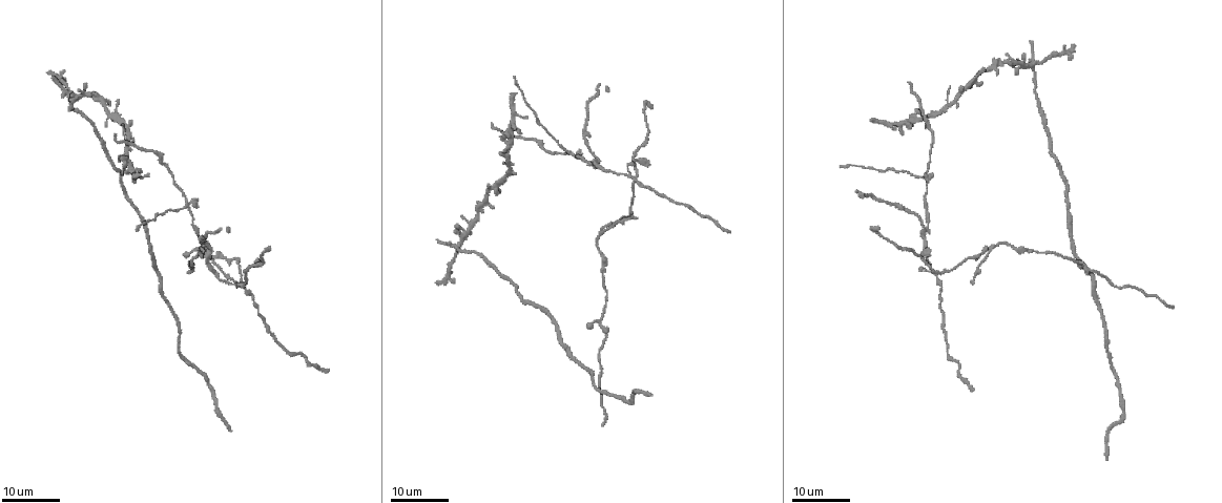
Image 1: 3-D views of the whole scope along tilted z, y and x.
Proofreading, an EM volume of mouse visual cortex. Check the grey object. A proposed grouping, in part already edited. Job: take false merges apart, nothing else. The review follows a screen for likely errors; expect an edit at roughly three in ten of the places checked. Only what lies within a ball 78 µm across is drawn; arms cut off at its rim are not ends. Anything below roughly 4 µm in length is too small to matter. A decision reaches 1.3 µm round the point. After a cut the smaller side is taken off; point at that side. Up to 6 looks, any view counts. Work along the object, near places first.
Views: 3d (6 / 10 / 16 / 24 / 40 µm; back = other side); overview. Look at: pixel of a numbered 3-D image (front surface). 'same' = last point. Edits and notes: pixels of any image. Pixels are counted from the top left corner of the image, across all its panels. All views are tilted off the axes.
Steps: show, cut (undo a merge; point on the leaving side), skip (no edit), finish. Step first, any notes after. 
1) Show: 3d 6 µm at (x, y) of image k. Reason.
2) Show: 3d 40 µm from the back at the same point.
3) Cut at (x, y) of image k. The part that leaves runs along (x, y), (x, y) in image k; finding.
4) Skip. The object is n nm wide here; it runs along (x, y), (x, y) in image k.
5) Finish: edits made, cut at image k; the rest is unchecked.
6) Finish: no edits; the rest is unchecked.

Show: 3d 24 µm at (634, 180) of image 1. Four-way junction.

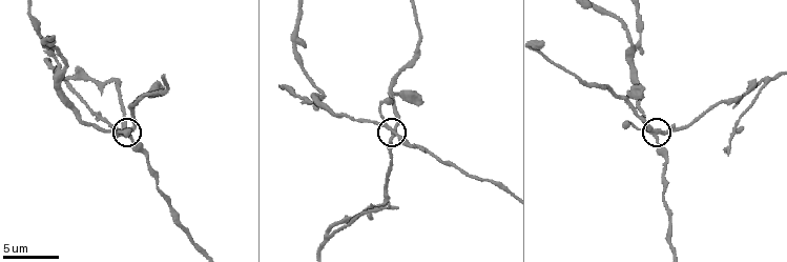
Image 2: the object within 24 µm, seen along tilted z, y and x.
Show: 3d 6 µm at (659, 131) of image 2.

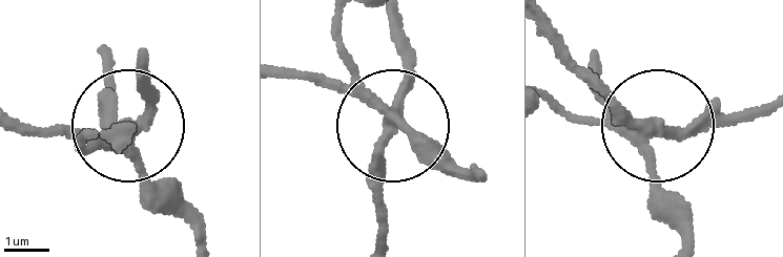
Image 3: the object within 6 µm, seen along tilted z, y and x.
Cut at (109, 116) of image 3. The part that leaves runs along (652, 138), (771, 108) in image 3; a second neuron is stuck on.

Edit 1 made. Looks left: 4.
Show: 3d 10 µm at (60, 73) of image 2. Looks like a crossing.

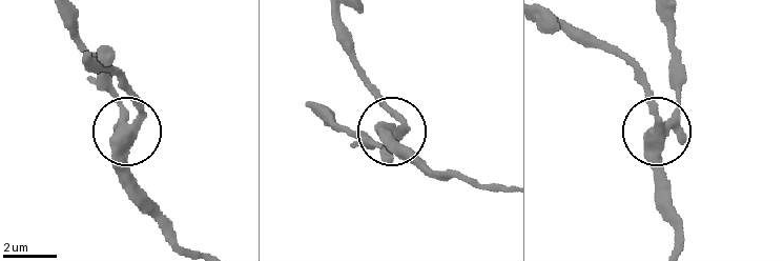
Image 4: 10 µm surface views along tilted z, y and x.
Skip. Continuous, no second neuron.

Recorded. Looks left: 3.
Show: 3d 16 µm at (571, 153) of image 1. Looks like a crossing.

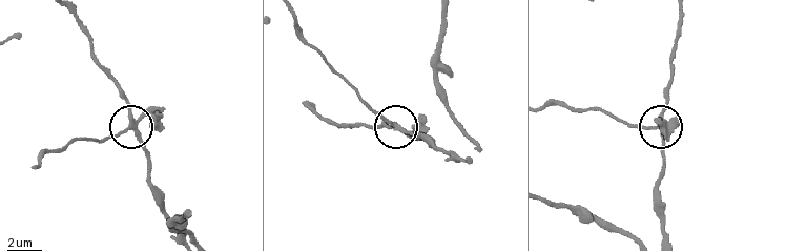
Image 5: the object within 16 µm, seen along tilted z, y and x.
Show: 3d 6 µm at (399, 129) of image 5. Zoom in.

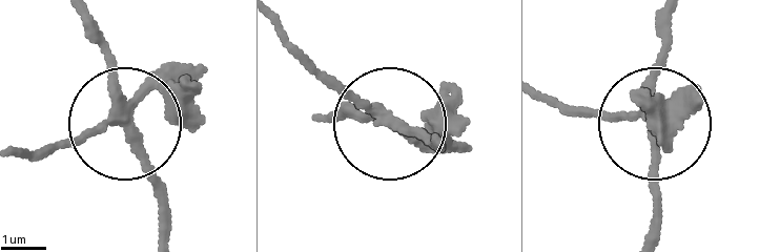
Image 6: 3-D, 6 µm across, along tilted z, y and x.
Show: 3d 6 µm from the back at (122, 123) of image 6.

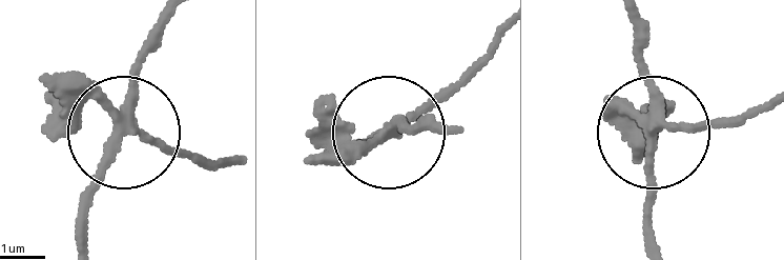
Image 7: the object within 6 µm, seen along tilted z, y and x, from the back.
Cut at (331, 115) of image 7. The side arm is 19 µm long; the part that leaves runs along (654, 124), (763, 111) in image 7; two neurons meet here.

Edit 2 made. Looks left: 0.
Finish: edits made, cut at image 3, cut at image 7; the rest is unchecked.

